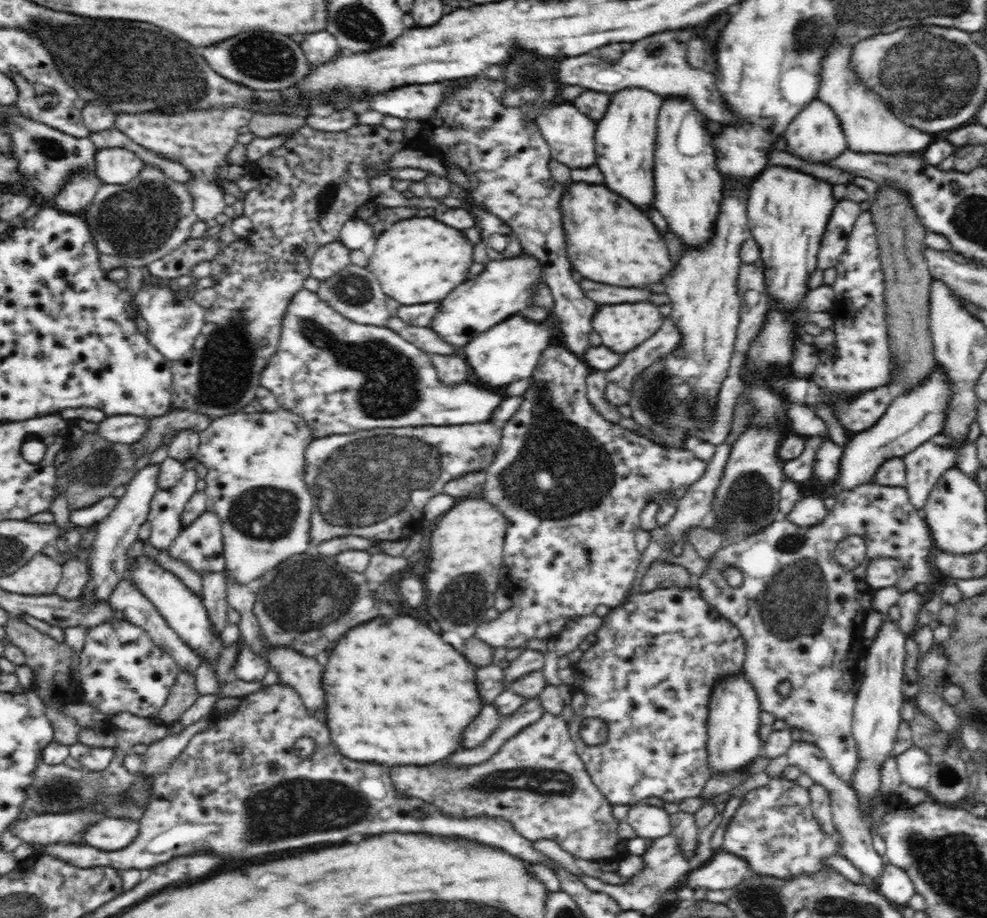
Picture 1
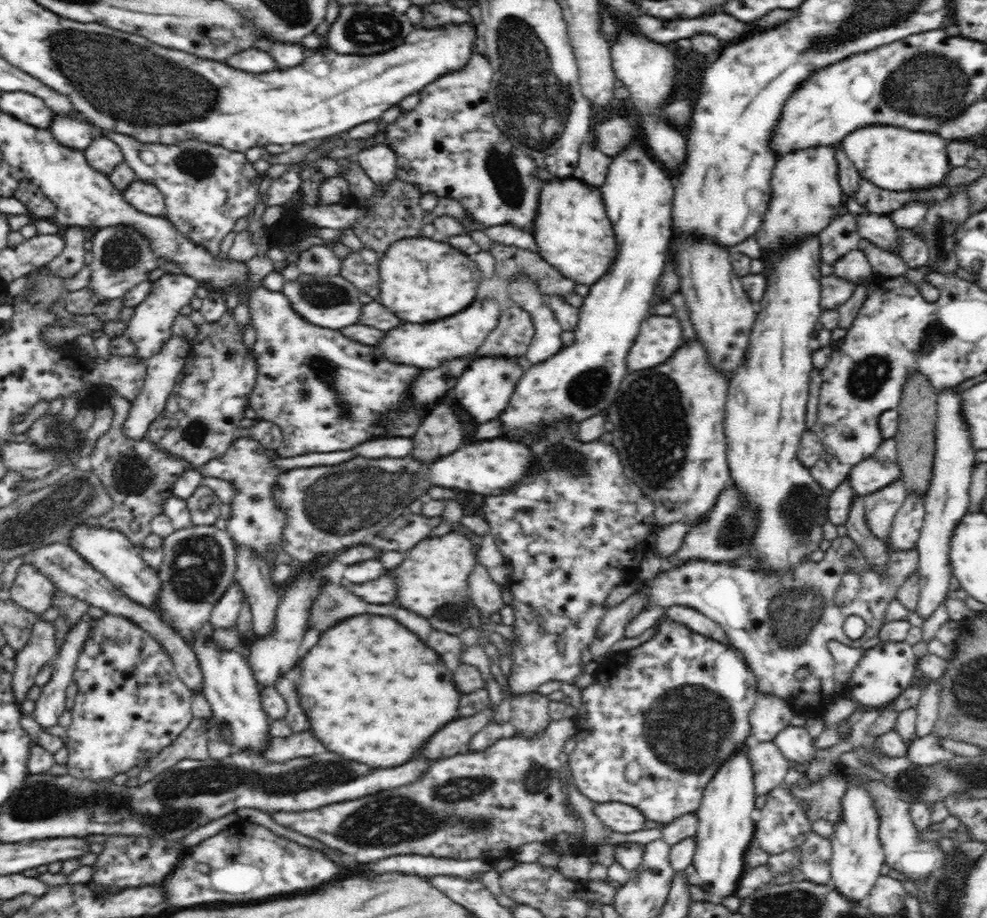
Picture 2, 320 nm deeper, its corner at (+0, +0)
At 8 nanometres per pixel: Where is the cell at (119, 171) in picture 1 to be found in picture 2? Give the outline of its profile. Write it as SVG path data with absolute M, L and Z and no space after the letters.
M134 180L122 194L124 201L144 214L162 217L166 212L164 196L150 182Z

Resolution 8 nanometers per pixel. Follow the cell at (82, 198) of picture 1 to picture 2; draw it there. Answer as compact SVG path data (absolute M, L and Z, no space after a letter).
M62 226L61 234L65 246L54 260L50 260L47 268L62 278L70 279L76 276L86 263L86 250L84 242L88 238L84 235L86 228L81 226Z

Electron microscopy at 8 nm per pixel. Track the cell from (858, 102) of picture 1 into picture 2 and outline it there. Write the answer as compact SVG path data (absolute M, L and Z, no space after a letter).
M871 125L848 134L841 143L861 178L888 191L925 193L925 189L941 187L942 180L952 167L946 152L948 142L938 134L910 132L894 126Z

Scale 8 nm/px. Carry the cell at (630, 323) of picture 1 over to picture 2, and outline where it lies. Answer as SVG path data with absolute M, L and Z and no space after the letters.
M649 315L626 356L626 368L640 371L664 364L682 346L682 326L673 315Z

